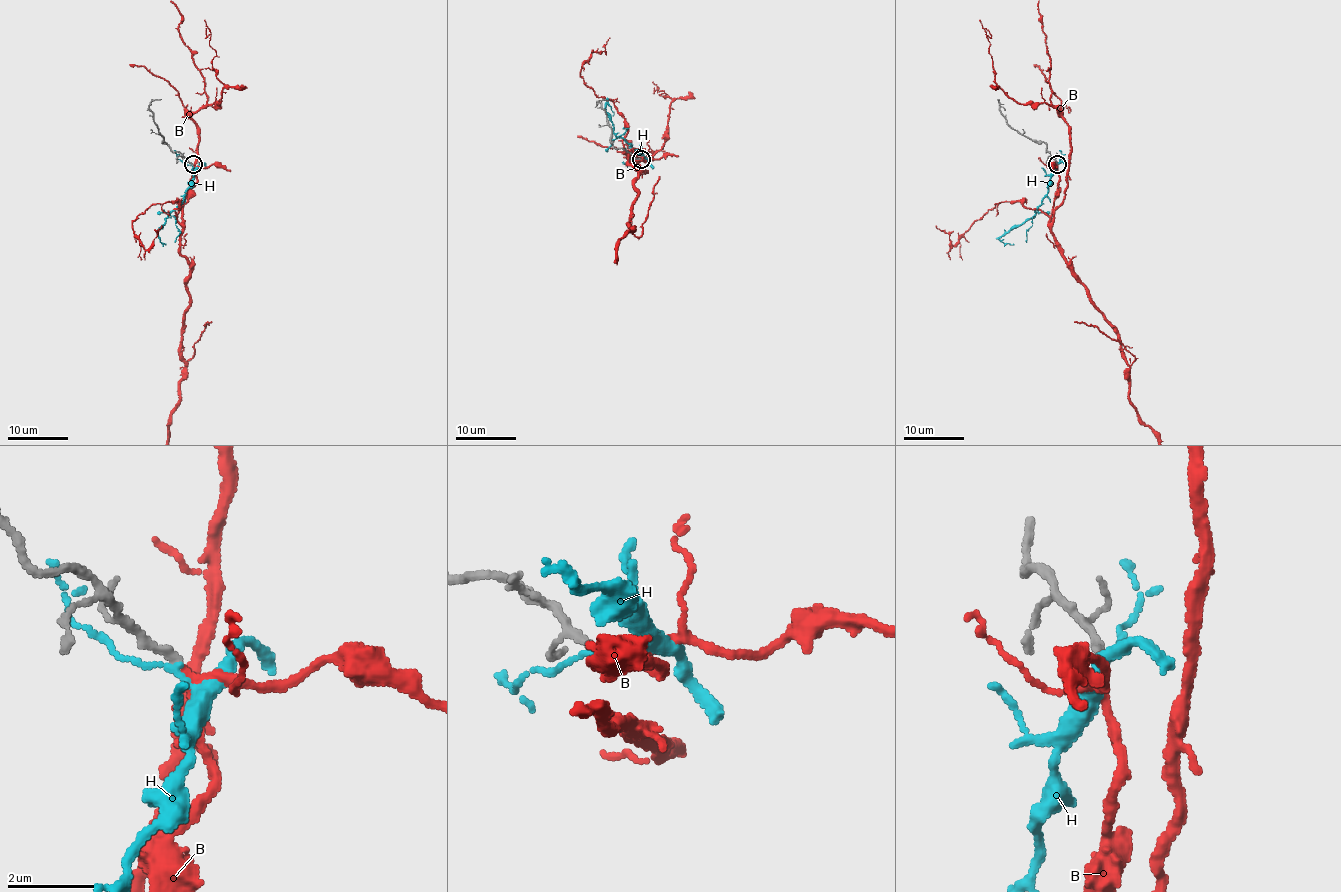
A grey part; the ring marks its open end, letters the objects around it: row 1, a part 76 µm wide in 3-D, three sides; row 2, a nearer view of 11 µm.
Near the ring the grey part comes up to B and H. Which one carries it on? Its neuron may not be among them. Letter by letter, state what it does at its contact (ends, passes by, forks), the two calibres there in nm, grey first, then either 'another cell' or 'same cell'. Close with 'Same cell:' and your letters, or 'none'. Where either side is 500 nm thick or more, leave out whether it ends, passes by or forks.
B: it passes by; calibres 200 and 180 nm; same cell
H: it passes by; calibres 200 and 130 nm; another cell
Same cell: B

